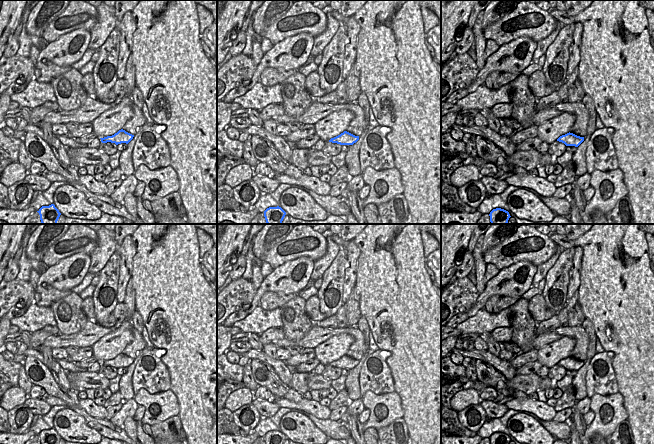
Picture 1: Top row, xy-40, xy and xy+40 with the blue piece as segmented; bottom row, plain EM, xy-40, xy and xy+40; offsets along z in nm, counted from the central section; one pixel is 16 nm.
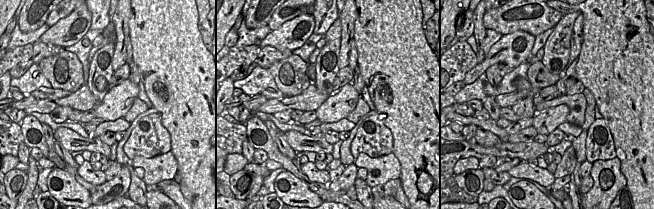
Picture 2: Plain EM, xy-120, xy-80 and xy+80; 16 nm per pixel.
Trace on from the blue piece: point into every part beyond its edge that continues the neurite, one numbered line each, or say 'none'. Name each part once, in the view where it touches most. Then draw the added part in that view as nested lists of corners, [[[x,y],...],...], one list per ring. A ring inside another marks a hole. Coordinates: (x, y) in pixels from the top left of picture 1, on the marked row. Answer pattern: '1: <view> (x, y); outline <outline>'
none

